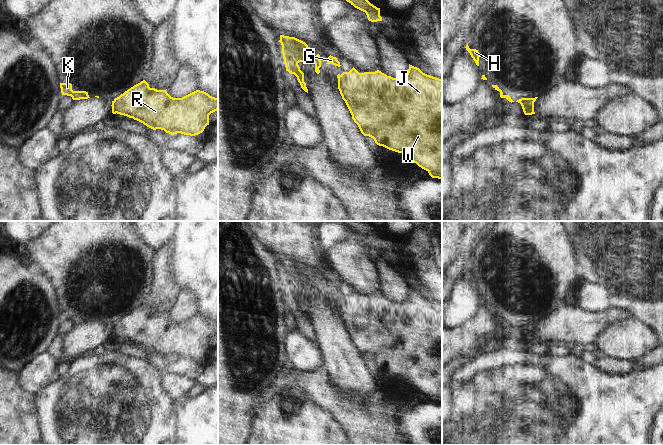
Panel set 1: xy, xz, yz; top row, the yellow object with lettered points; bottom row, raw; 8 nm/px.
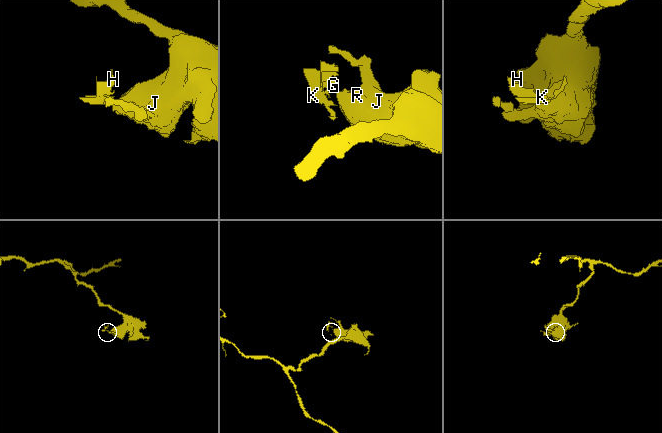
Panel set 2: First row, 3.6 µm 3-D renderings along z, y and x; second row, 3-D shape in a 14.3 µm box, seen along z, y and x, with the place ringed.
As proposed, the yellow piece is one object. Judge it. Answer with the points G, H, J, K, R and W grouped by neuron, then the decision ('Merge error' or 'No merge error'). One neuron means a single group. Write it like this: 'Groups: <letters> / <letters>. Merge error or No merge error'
Groups: G H K / J R W. Merge error.

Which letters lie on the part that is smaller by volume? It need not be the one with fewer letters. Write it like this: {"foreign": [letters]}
{"foreign": ["G", "H", "K"]}

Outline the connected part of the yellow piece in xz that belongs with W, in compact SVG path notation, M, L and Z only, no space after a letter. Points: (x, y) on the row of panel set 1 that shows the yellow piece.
M410 64L404 78L393 78L379 70L359 73L353 67L340 75L338 89L364 136L373 138L379 146L407 155L432 178L442 179L442 79L427 75Z

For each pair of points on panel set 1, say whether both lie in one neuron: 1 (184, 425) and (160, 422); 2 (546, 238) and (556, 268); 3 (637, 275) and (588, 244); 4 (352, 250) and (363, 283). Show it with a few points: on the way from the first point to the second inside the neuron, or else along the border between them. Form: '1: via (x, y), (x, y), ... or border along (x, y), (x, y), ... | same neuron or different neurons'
1: border along (173, 401), (176, 434) | different neurons
2: via (546, 245), (546, 258), (549, 261) | same neuron
3: via (625, 263), (606, 244), (600, 244) | same neuron
4: via (352, 258), (353, 265), (361, 275) | same neuron

